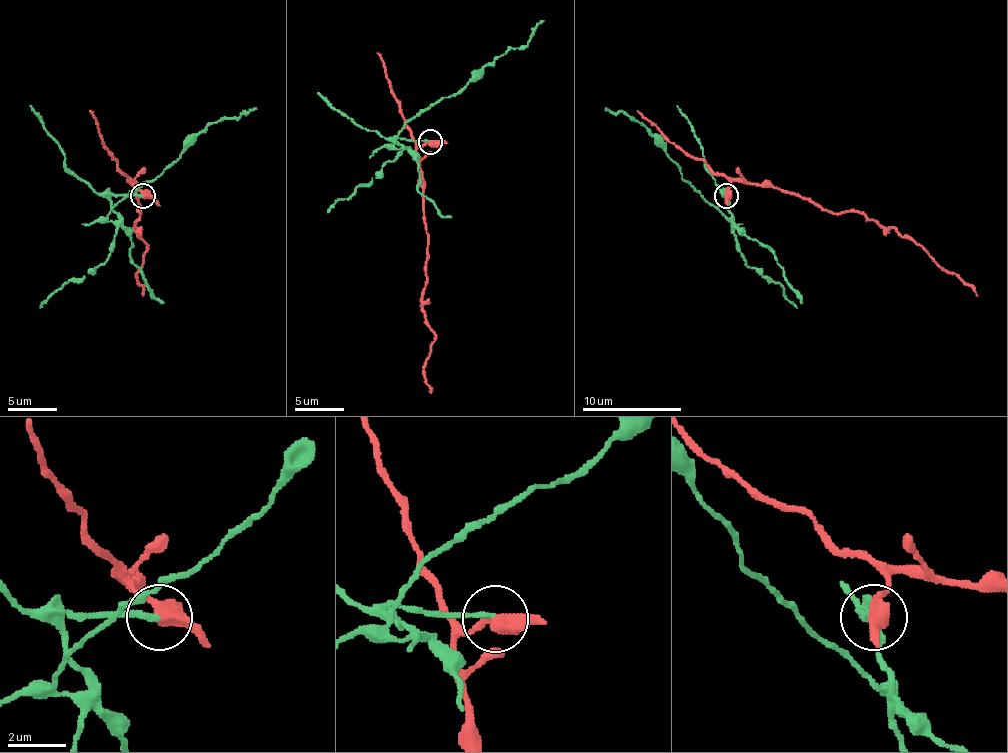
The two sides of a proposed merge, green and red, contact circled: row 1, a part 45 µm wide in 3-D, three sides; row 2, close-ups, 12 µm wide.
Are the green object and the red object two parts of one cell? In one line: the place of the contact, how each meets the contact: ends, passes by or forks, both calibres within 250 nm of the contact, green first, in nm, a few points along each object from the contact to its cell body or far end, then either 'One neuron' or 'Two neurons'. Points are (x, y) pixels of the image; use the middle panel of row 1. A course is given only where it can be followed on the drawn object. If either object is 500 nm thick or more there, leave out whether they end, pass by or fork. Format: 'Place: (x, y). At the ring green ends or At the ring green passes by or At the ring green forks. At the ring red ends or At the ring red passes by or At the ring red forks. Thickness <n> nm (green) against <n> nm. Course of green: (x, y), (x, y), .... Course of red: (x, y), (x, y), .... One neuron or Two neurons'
Place: (430, 142). At the ring green ends. At the ring red passes by. Thickness 170 nm (green) against 460 nm. Course of green: (431, 140), (398, 142), (396, 137), (413, 118), (455, 95), (500, 56), (522, 48), (544, 21). Course of red: (431, 142), (416, 150), (428, 244), (423, 300), (426, 325), (433, 333), (433, 345), (423, 377), (431, 392). Two neurons

